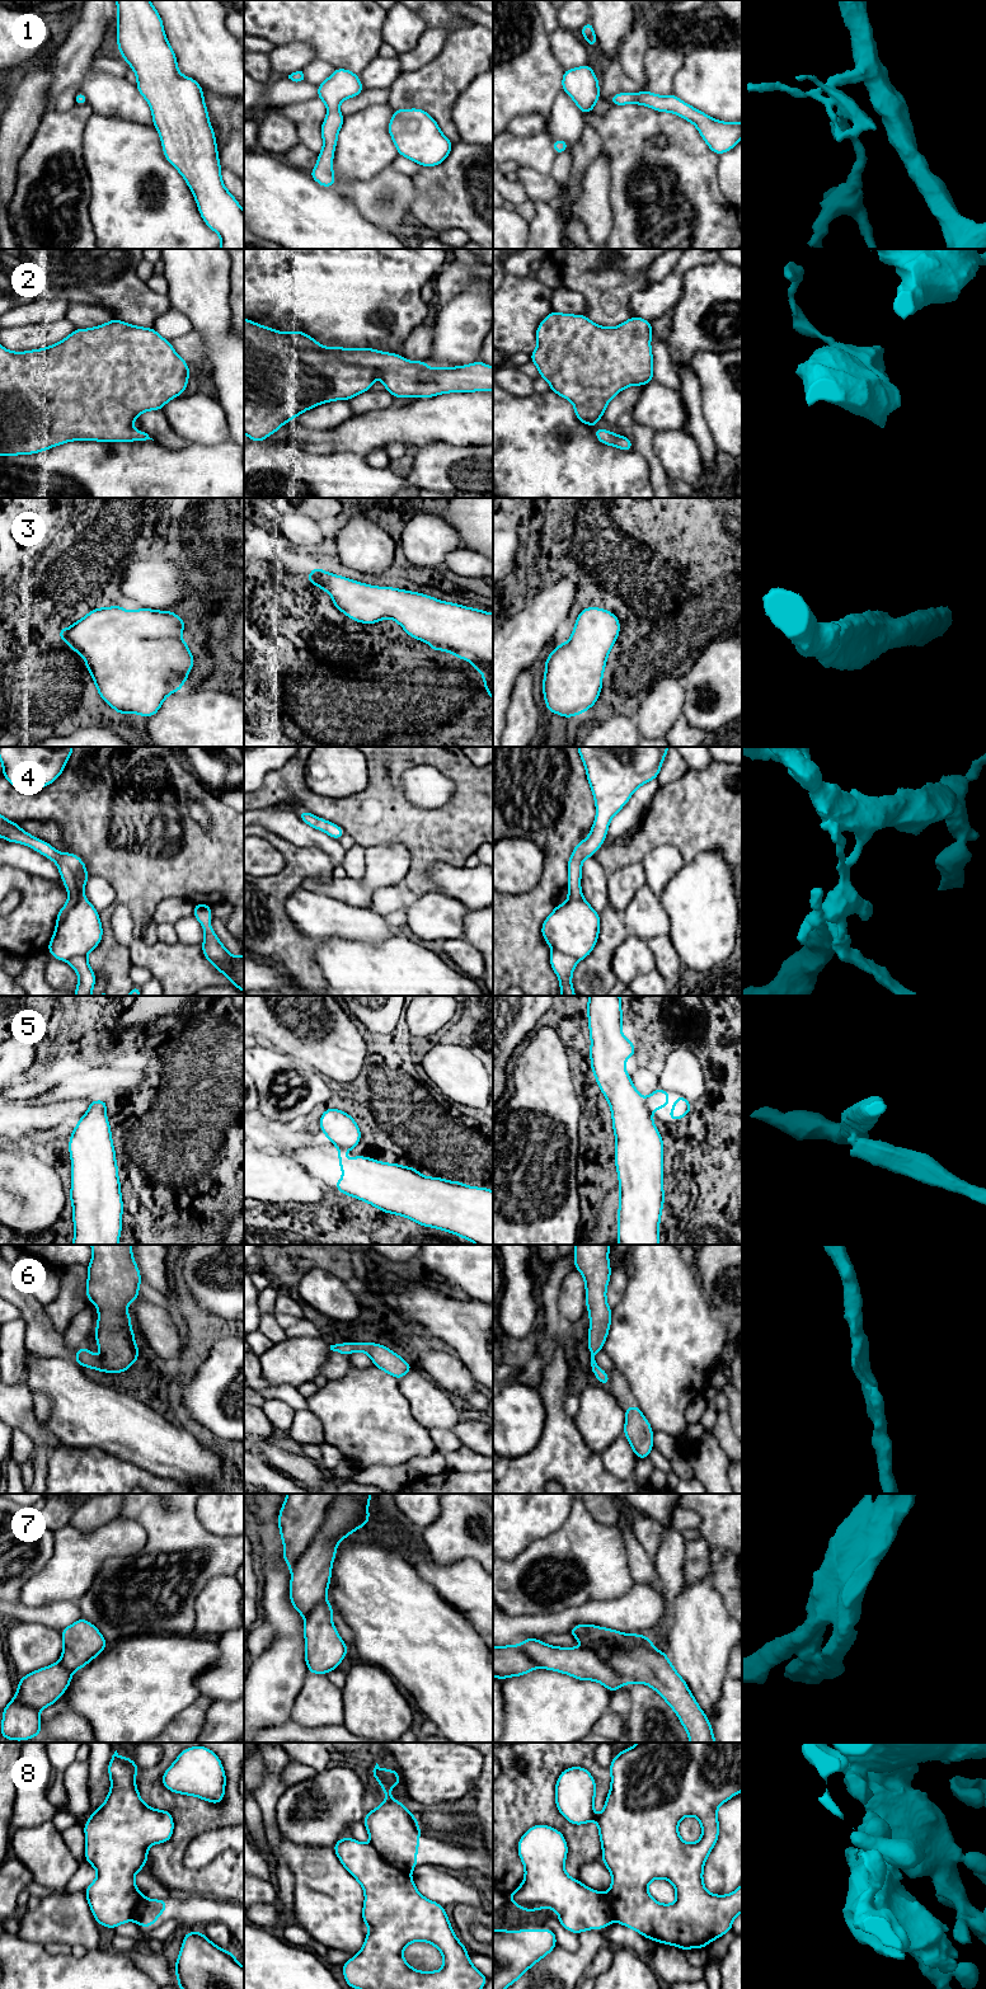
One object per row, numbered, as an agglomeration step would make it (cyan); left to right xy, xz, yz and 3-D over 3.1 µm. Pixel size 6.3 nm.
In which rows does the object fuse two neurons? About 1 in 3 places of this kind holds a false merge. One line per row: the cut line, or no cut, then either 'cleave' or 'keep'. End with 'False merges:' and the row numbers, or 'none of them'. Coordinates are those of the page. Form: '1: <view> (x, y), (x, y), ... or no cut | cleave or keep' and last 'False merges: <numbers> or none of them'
1: yz (646, 90), (639, 95), (641, 103) | cleave
2: no cut | keep
3: no cut | keep
4: no cut | keep
5: yz (644, 1101), (651, 1114) | cleave
6: no cut | keep
7: no cut | keep
8: no cut | keep
False merges: 1, 5

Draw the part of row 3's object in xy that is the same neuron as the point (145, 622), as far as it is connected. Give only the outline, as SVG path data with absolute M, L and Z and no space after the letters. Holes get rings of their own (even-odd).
M121 605L100 608L94 607L91 612L72 624L69 629L58 629L60 639L66 641L74 652L81 654L97 686L99 696L119 715L133 713L145 718L155 715L163 701L173 692L183 688L188 673L193 668L194 658L188 649L188 643L179 639L184 633L186 620L166 611L138 608L126 611Z

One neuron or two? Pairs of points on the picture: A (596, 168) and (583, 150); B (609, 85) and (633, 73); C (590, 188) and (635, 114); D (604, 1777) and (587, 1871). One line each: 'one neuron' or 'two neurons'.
A: two neurons
B: two neurons
C: two neurons
D: two neurons

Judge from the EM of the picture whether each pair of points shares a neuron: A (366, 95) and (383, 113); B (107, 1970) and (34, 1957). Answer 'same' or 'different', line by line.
A: different
B: same

